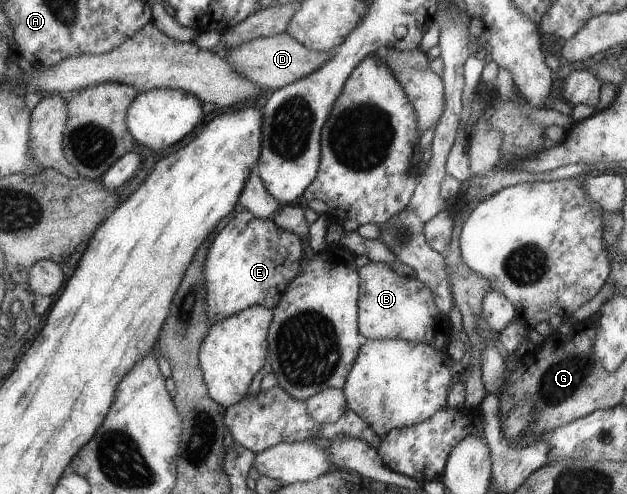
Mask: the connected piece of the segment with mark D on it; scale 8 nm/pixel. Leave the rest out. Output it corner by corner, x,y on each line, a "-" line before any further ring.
285,32
272,37
254,38
232,49
226,51
223,49
221,53
231,61
231,64
234,64
238,73
246,76
252,80
252,83
258,84
269,93
317,71
336,53
336,50
319,52
308,49
306,45

